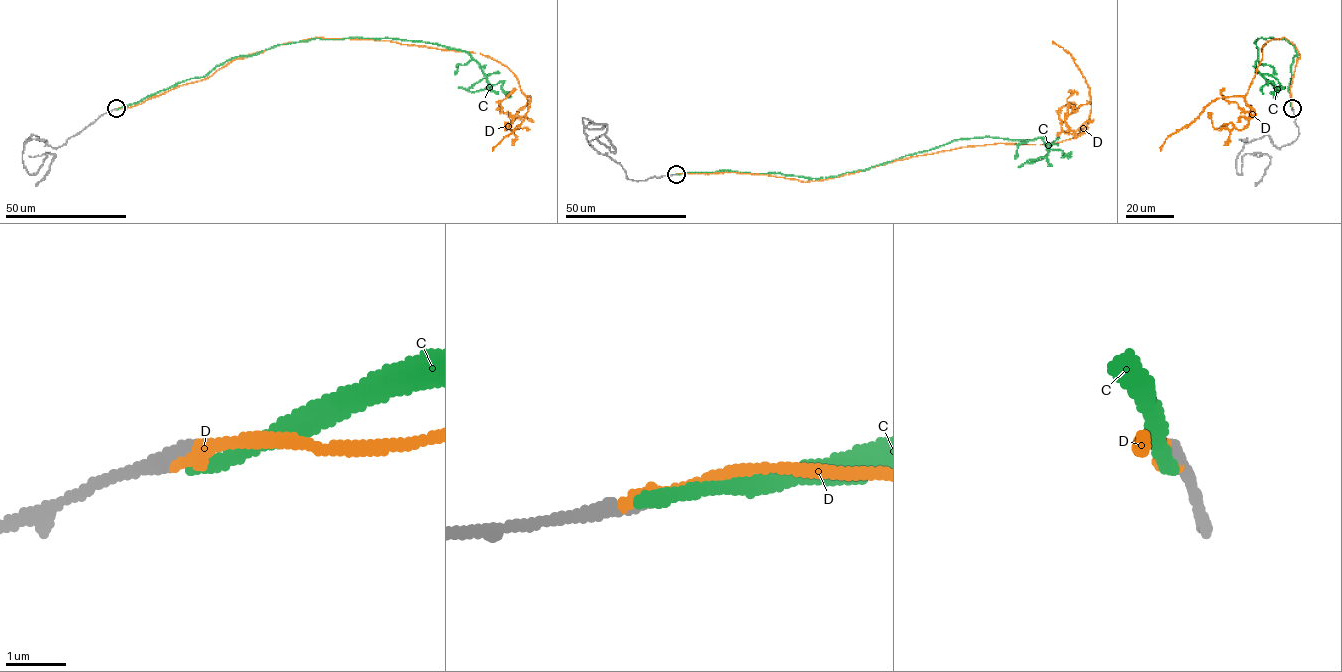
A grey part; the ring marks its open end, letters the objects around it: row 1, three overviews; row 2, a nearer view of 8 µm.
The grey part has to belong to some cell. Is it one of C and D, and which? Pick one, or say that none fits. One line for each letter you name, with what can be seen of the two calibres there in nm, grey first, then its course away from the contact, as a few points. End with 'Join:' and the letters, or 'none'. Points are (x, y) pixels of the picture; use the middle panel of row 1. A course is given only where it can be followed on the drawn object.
D: 280 nm thick on the grey side, 240 nm on the other; it runs (676, 174), (808, 181), (964, 146), (1069, 139), (1086, 125), (1089, 88), (1069, 53), (1052, 42)
Join: D

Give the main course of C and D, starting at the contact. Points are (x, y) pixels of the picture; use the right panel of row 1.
C: (1292, 109), (1293, 45), (1284, 38), (1256, 41), (1256, 68), (1277, 91), (1276, 78), (1255, 72)
D: (1292, 109), (1299, 55), (1291, 42), (1274, 38), (1261, 48), (1248, 91), (1212, 100), (1160, 151)

